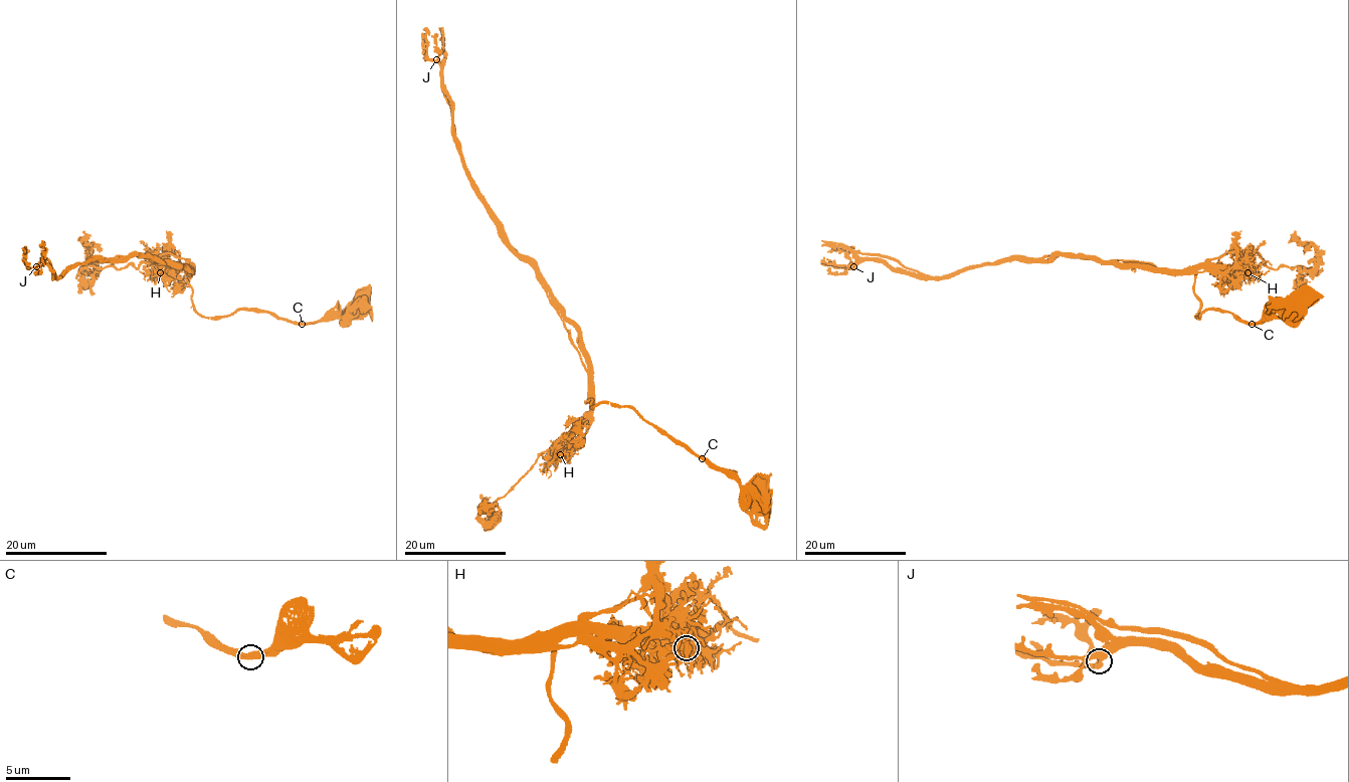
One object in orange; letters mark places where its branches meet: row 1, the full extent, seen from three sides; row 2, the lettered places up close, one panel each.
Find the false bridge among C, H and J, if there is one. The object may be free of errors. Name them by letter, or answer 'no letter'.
H

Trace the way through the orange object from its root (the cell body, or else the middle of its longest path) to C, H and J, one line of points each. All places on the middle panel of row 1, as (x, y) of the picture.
C: (762, 503), (753, 503), (735, 479), (714, 469), (702, 458)
H: (762, 503), (632, 408), (609, 401), (585, 401), (590, 417), (559, 454)
J: (762, 503), (632, 408), (585, 401), (581, 331), (510, 244), (470, 176), (436, 59)

